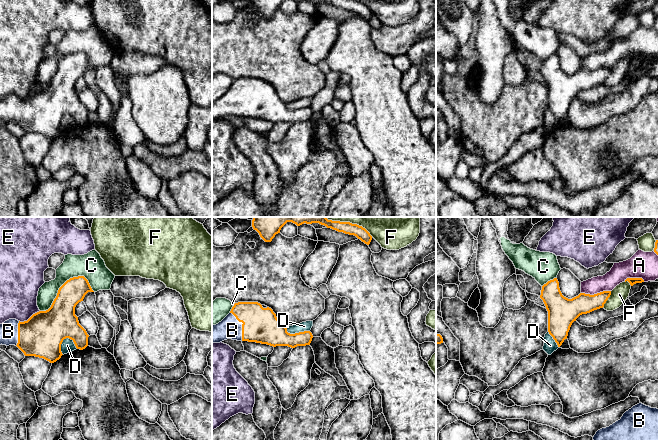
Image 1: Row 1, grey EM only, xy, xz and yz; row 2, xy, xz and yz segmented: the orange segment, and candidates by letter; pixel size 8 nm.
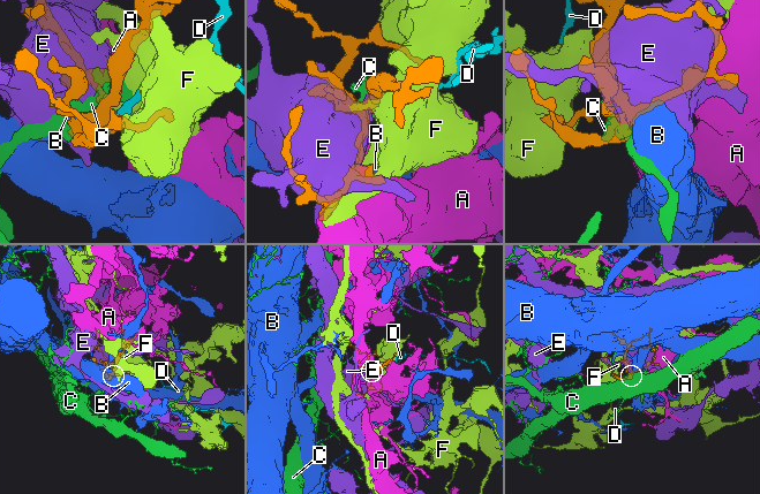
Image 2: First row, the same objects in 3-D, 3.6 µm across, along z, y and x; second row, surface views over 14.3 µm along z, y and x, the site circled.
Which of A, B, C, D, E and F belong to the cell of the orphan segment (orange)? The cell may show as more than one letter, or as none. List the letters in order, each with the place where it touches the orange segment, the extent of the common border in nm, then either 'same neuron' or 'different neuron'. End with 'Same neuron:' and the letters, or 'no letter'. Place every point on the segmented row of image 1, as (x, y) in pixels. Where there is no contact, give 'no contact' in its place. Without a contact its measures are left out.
A: yz (595, 294) | 240 nm | different neuron
B: xy (18, 333) | 200 nm | same neuron
C: xy (64, 283) | 460 nm | different neuron
D: xy (69, 338) | 150 nm | different neuron
E: xy (30, 317) | 190 nm | different neuron
F: yz (607, 299) | 150 nm | different neuron
Same neuron: B

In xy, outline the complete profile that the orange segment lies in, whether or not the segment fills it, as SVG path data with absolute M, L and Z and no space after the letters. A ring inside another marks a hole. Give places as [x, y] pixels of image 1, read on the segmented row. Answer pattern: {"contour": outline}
{"contour": "M84 276L70 278L59 288L57 296L48 310L39 311L24 322L9 319L0 324L0 345L15 345L25 356L43 358L50 363L56 362L63 355L61 344L66 338L71 339L77 349L85 349L88 346L89 335L79 324L78 317L75 315L75 307L83 301L88 292L94 291Z"}

